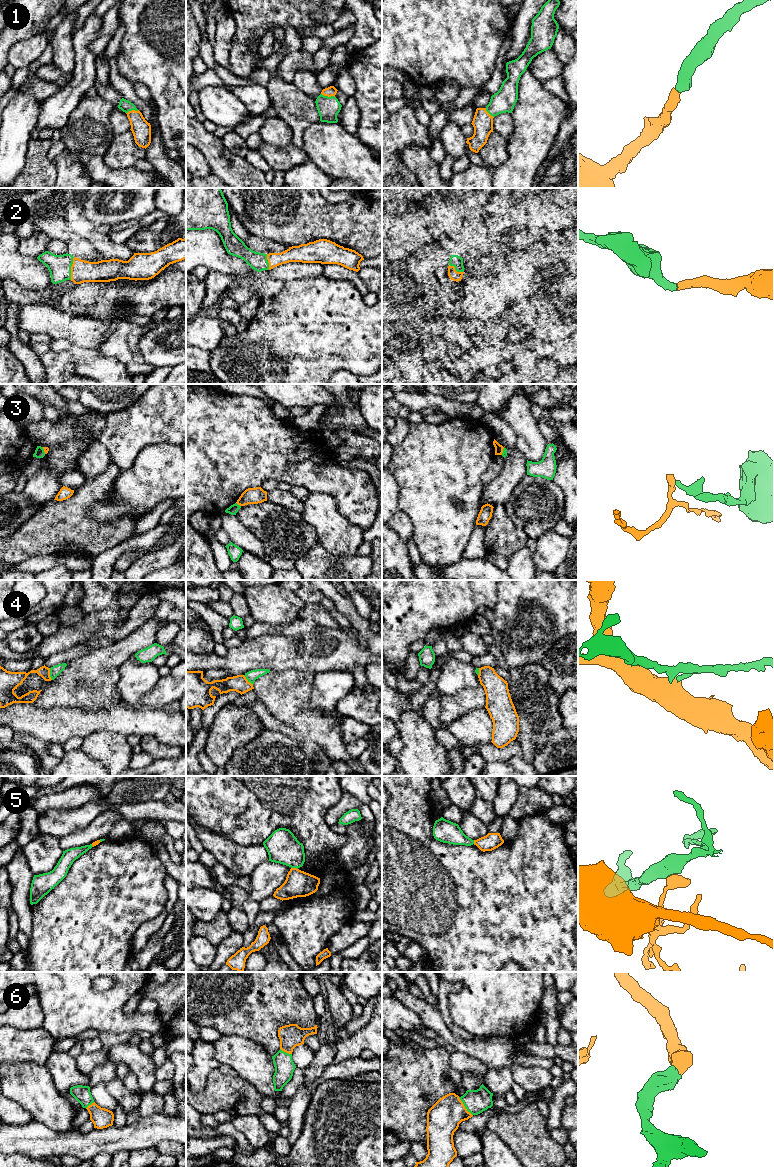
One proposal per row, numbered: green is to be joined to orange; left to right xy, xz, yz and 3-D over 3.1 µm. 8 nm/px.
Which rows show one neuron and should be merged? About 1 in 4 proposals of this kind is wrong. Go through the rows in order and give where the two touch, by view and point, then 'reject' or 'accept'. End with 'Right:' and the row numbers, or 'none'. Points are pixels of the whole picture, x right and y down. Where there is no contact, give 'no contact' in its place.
1: meets orange in xz at (328, 96); accept
2: meets orange in xy at (71, 268); accept
3: meets orange in xz at (238, 504); reject
4: meets orange in xy at (49, 674); reject
5: meets orange in xz at (294, 868); reject
6: meets orange in yz at (464, 1106); accept
Right: 1, 2, 6

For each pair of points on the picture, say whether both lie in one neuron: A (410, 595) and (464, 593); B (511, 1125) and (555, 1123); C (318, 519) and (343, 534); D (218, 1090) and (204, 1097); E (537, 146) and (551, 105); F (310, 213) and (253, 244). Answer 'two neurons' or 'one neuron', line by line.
A: one neuron
B: two neurons
C: one neuron
D: one neuron
E: one neuron
F: two neurons

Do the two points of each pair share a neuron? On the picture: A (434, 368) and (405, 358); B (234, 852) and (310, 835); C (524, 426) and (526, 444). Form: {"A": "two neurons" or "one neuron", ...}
{"A": "two neurons", "B": "two neurons", "C": "one neuron"}

